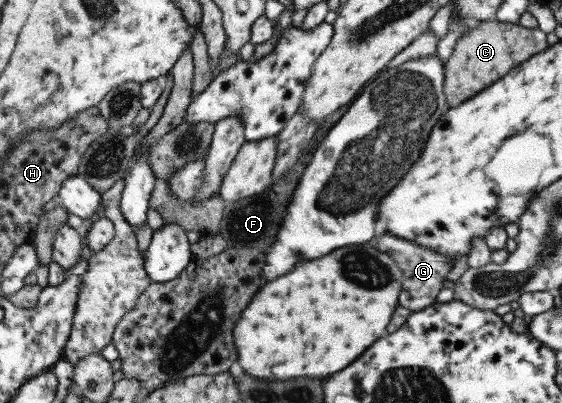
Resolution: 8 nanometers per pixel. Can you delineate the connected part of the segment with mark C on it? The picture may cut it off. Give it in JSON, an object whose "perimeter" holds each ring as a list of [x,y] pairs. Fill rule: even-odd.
{"perimeter":[[[495,19],[477,22],[454,44],[448,59],[443,63],[443,94],[448,107],[460,105],[486,85],[506,75],[514,65],[526,61],[530,55],[546,49],[546,36],[538,28],[524,29],[520,24],[510,24]]]}

